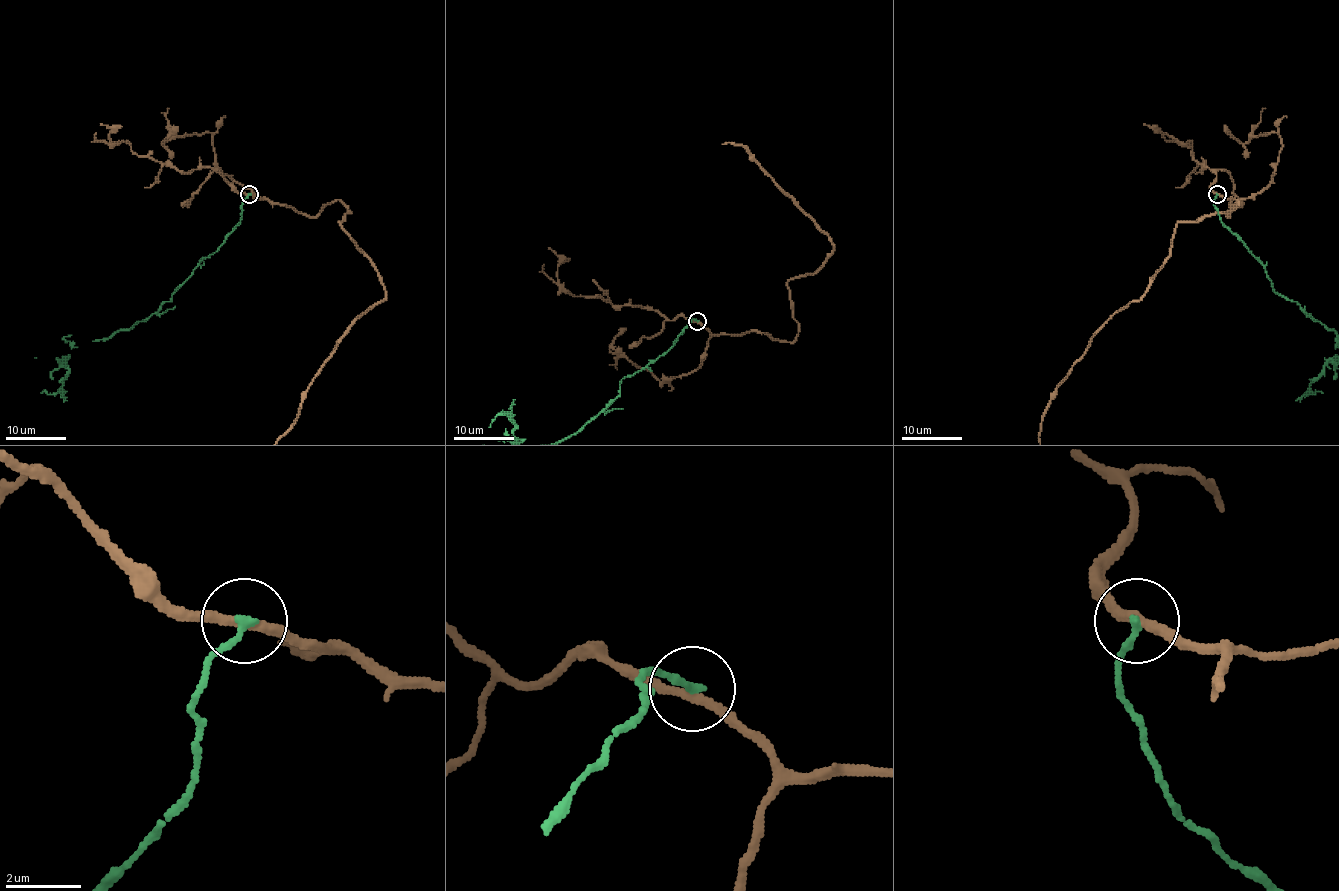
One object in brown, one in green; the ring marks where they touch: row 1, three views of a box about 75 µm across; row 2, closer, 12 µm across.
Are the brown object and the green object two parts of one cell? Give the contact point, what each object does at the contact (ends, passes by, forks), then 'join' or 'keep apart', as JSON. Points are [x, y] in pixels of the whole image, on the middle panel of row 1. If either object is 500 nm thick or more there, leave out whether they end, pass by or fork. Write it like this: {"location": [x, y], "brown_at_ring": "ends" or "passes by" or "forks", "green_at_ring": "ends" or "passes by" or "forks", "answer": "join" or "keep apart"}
{"location": [697, 321], "brown_at_ring": "passes by", "green_at_ring": "ends", "answer": "keep apart"}

